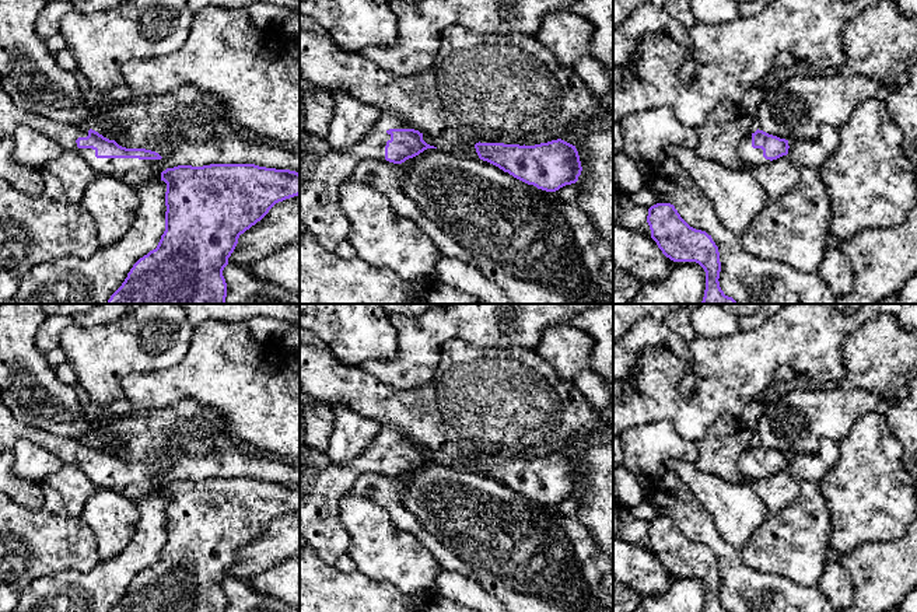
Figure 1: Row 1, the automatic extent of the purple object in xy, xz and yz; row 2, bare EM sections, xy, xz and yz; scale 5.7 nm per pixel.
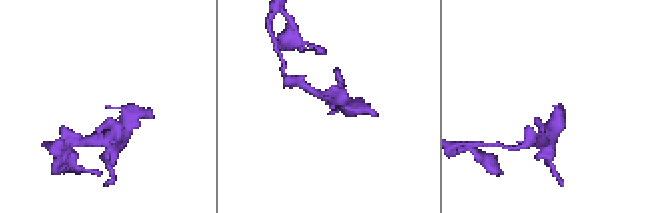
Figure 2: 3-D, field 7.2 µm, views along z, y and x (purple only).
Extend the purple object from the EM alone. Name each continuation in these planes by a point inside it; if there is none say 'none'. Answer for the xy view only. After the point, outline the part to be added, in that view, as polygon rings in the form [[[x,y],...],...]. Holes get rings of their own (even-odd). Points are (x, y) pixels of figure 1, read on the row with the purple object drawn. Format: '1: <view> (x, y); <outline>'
1: xy (132, 171); [[[0,88],[0,140],[13,136],[14,132],[27,126],[56,141],[64,151],[80,154],[85,162],[98,174],[116,176],[129,186],[139,186],[150,181],[160,181],[165,171],[158,160],[139,158],[97,158],[95,150],[78,148],[76,140],[87,137],[90,129],[52,120],[32,111],[21,109]]]

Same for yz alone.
1: yz (751, 157); [[[749,134],[748,137],[739,141],[738,155],[741,157],[742,164],[746,168],[760,167],[760,165],[771,162],[770,160],[766,160],[763,157],[762,148],[752,147],[752,134]]]

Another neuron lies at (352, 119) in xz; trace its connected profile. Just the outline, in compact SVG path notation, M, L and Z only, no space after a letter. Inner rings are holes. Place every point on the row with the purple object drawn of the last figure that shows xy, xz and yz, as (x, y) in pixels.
M336 90L332 98L335 112L325 139L333 150L346 151L367 134L382 112L346 90Z

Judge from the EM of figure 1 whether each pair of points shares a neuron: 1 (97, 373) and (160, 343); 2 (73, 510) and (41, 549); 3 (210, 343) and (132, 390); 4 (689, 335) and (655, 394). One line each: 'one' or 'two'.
1: one
2: two
3: one
4: two

